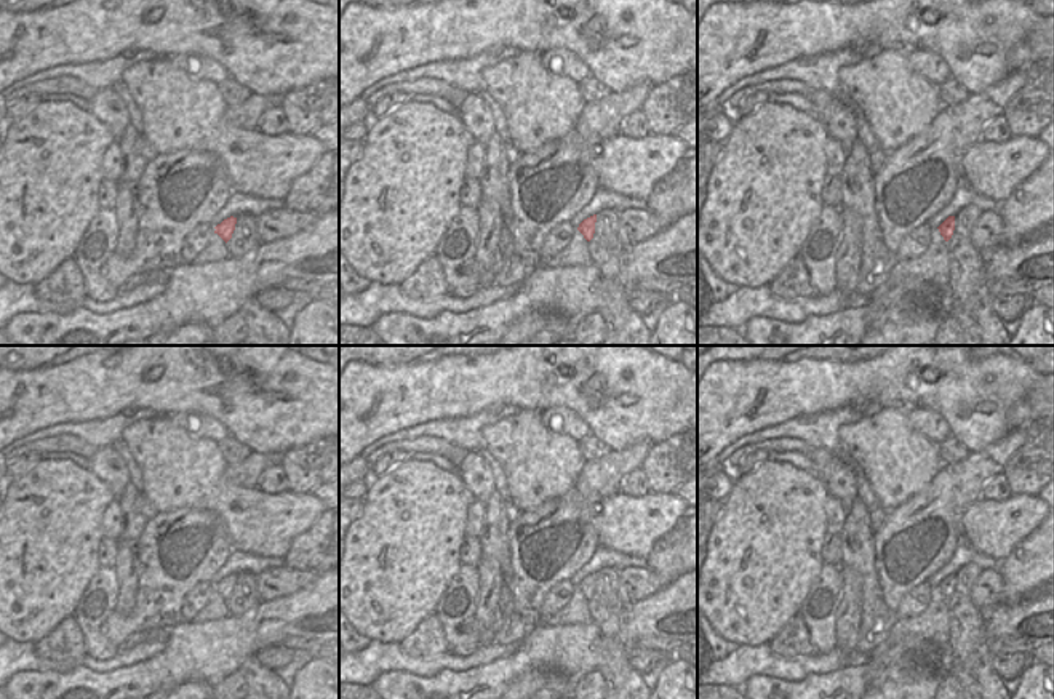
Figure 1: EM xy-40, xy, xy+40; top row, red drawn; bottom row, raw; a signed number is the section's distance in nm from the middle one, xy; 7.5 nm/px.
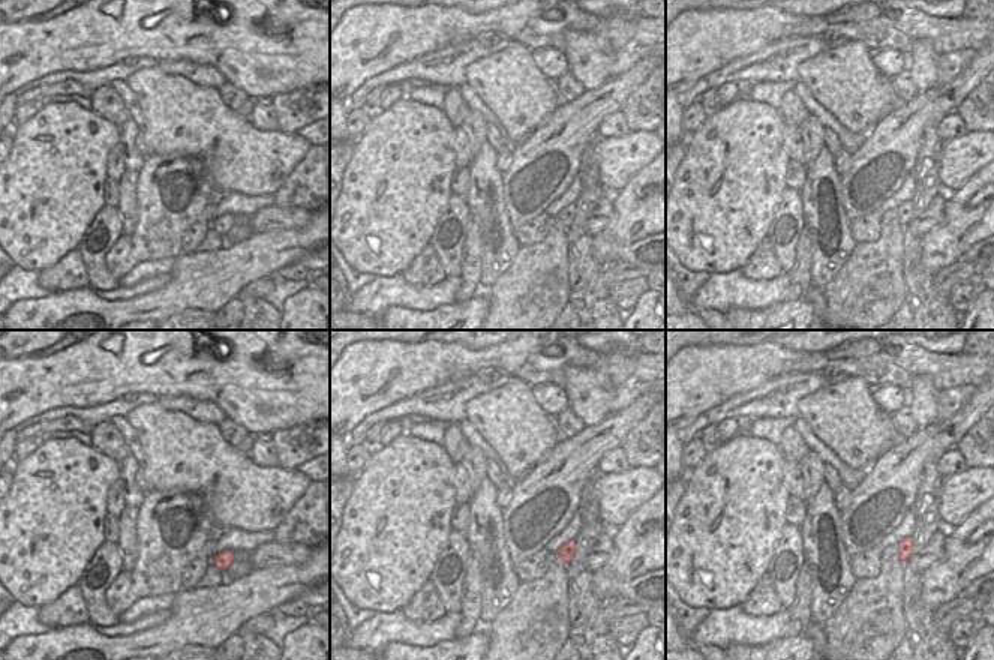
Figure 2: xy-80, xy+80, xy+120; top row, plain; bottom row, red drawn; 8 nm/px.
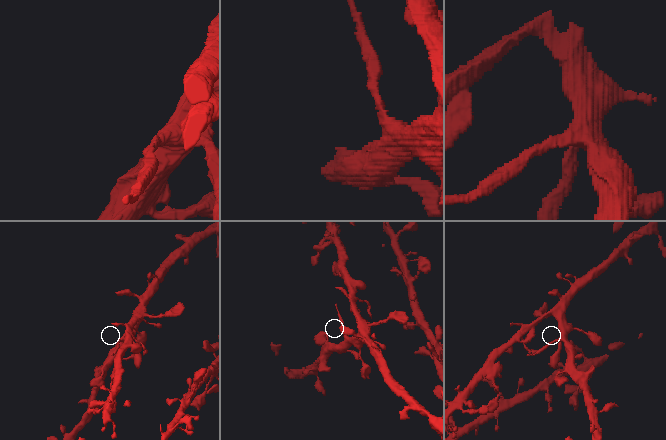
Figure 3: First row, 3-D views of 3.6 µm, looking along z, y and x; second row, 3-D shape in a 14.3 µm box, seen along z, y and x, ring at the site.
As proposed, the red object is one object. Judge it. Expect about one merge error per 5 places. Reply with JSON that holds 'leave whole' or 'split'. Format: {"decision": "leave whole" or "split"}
{"decision": "split"}

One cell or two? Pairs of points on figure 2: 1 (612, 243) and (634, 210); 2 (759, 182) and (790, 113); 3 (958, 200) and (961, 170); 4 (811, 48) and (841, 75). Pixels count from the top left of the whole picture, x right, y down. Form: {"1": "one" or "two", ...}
{"1": "one", "2": "two", "3": "two", "4": "two"}

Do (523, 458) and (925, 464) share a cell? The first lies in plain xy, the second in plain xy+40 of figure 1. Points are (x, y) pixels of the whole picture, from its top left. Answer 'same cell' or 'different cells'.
same cell

